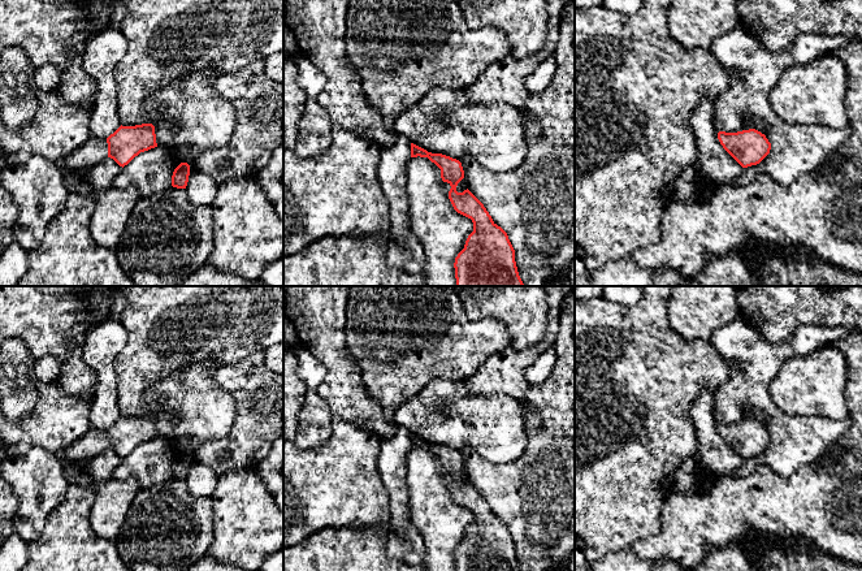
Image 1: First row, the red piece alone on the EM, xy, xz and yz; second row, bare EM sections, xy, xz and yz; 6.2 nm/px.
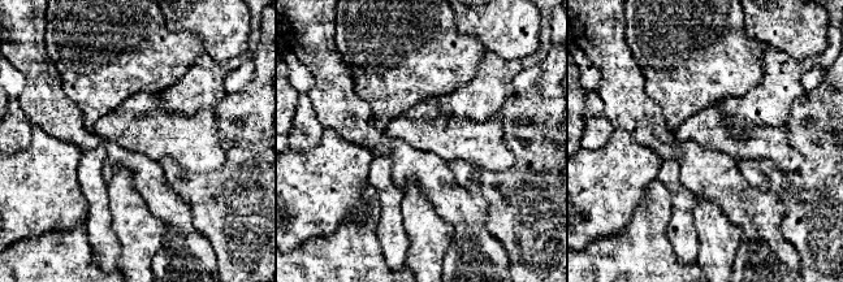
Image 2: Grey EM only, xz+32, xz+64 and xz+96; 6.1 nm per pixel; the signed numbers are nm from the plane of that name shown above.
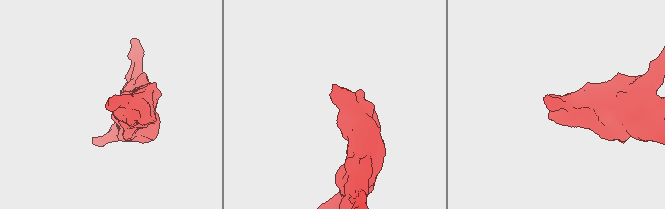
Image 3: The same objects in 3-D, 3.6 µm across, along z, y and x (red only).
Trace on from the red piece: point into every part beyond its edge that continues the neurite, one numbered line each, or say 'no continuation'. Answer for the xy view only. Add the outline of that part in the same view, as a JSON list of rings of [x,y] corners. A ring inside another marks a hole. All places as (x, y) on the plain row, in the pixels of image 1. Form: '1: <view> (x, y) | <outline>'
1: xy (95, 441) | [[[90,428],[87,433],[61,453],[61,458],[70,464],[85,464],[107,449],[107,431]]]

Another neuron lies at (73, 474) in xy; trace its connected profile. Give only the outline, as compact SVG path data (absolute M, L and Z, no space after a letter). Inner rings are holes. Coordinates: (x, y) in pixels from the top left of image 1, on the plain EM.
M64 462L64 466L66 468L65 477L69 484L79 484L79 485L90 485L91 480L87 479L82 472L82 464L70 464Z

